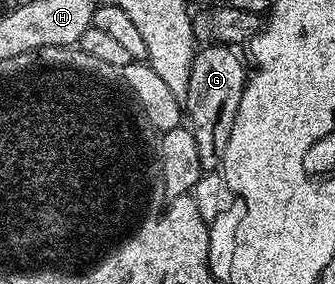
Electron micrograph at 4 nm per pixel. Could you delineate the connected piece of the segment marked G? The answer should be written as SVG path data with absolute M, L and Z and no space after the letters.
M201 45L192 61L188 95L182 99L186 107L186 122L198 144L198 160L202 160L205 172L219 171L223 167L234 116L238 116L238 104L242 104L246 69L236 54L239 53L231 46Z

